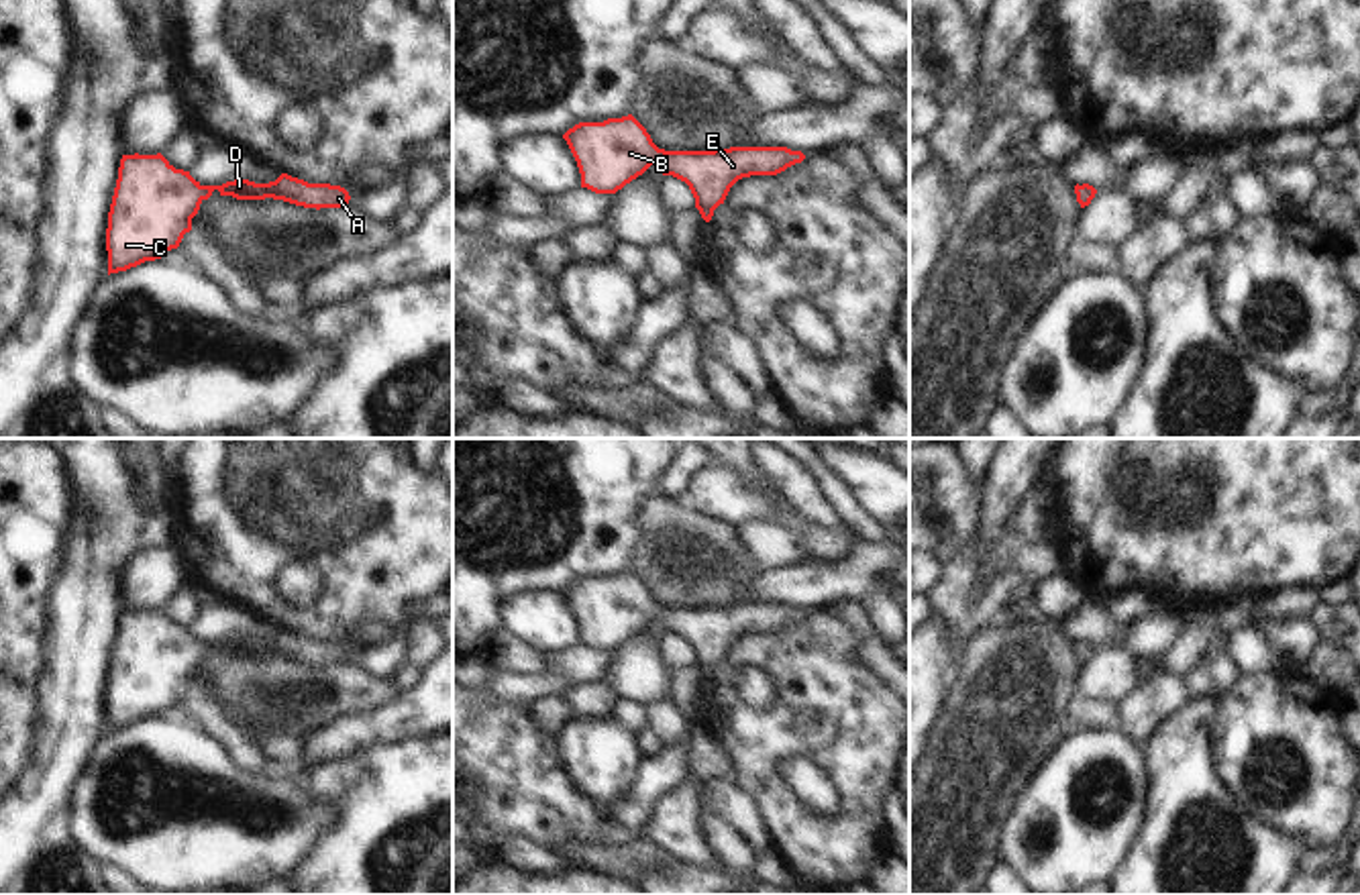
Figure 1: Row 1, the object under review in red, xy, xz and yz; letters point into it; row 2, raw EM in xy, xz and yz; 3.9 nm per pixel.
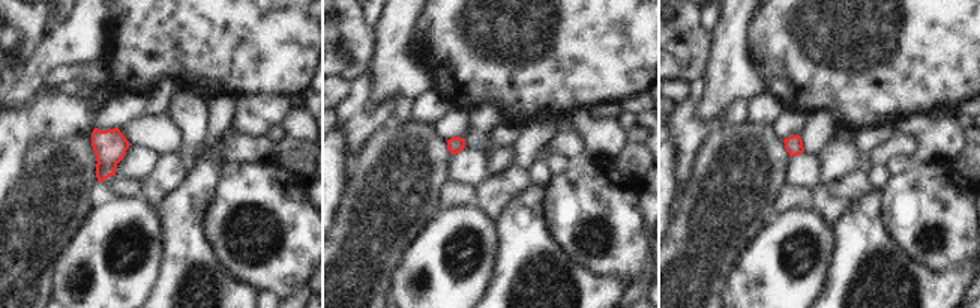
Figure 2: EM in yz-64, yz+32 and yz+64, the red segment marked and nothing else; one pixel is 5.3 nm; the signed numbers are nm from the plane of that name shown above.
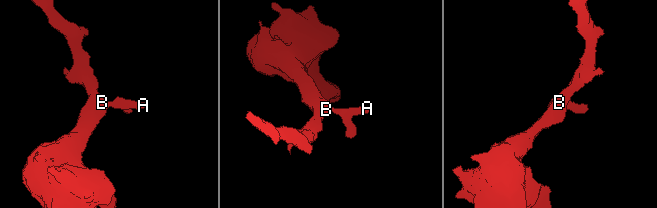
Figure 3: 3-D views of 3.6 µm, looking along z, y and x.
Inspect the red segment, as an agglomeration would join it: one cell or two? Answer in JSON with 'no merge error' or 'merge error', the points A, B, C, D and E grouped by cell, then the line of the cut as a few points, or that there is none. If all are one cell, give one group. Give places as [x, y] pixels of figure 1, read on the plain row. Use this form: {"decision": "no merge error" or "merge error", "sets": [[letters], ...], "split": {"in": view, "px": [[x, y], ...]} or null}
{"decision": "no merge error", "sets": [["A", "B", "C", "D", "E"]], "split": null}

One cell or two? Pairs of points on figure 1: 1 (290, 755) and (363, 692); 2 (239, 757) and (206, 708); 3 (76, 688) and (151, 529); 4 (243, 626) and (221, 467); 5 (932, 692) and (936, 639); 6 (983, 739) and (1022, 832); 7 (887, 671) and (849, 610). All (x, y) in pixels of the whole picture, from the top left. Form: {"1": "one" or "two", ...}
{"1": "two", "2": "one", "3": "one", "4": "two", "5": "one", "6": "two", "7": "one"}

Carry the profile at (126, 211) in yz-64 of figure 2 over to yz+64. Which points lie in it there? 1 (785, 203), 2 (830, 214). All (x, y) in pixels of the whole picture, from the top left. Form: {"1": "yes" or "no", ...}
{"1": "no", "2": "no"}

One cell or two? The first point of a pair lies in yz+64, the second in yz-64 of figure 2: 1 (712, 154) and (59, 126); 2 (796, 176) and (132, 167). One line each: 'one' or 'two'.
1: two
2: one

